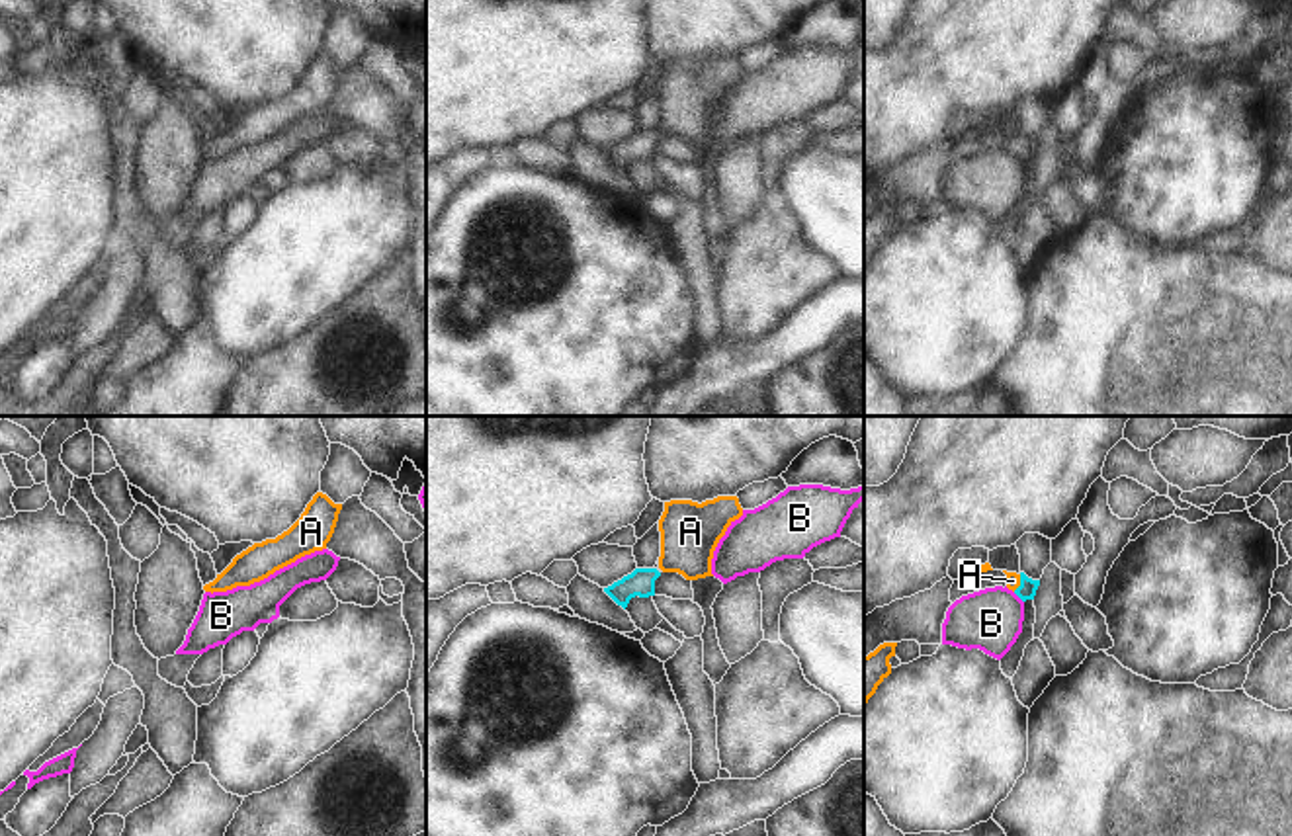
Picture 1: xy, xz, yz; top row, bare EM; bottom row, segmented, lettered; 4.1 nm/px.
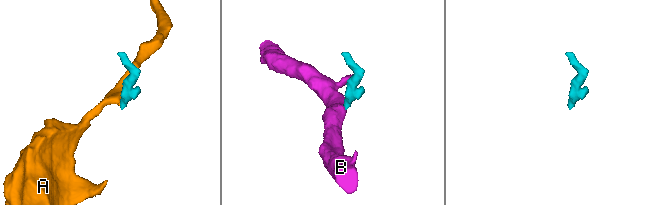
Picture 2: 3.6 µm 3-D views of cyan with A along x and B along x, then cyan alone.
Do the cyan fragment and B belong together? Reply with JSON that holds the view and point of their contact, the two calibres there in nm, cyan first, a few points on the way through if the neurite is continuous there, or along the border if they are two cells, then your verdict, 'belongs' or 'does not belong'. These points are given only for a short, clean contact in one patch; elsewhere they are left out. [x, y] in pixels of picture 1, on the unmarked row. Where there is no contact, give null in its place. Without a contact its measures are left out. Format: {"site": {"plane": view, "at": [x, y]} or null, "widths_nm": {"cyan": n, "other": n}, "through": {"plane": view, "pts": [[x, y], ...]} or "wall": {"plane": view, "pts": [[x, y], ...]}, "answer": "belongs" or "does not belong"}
{"site": {"plane": "yz", "at": [1019, 159]}, "widths_nm": {"cyan": 80, "other": 260}, "wall": {"plane": "yz", "pts": [[1013, 155], [1023, 165]]}, "answer": "does not belong"}

